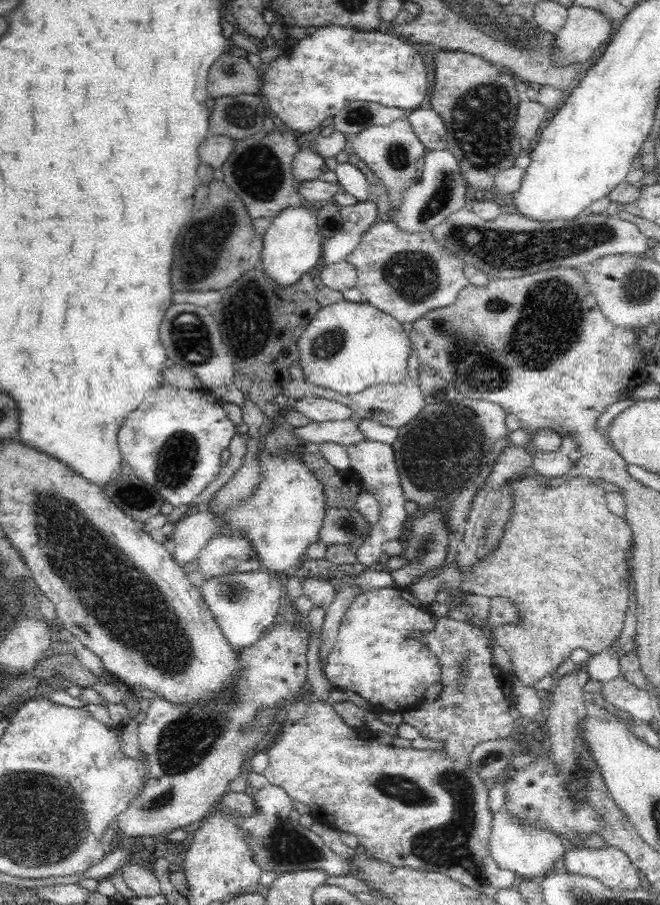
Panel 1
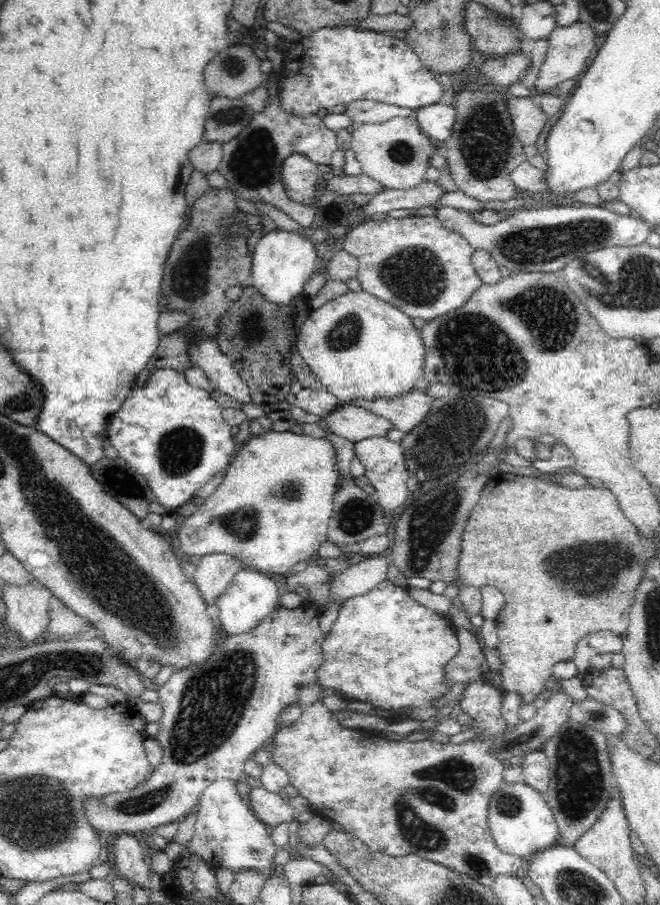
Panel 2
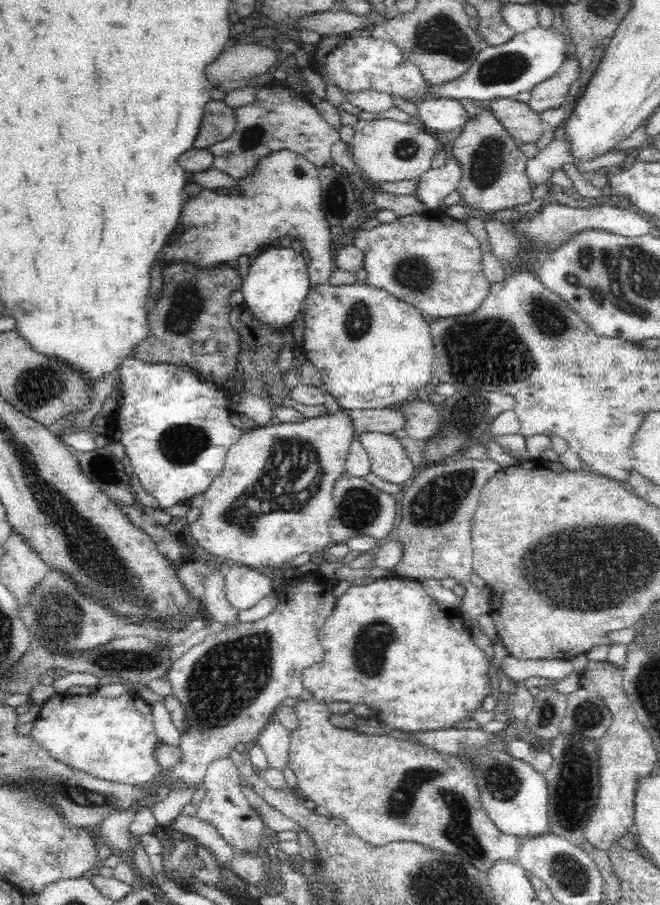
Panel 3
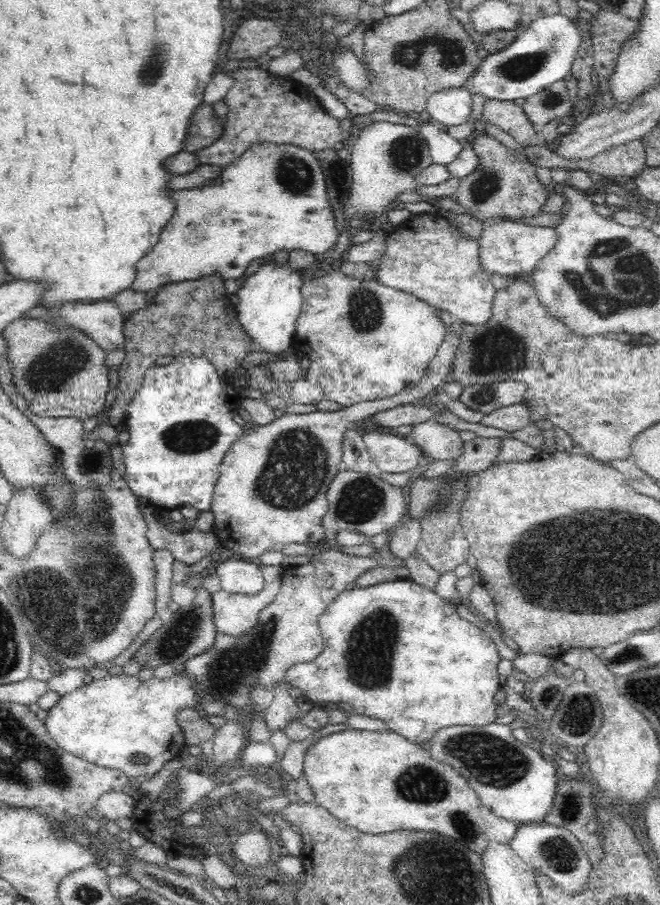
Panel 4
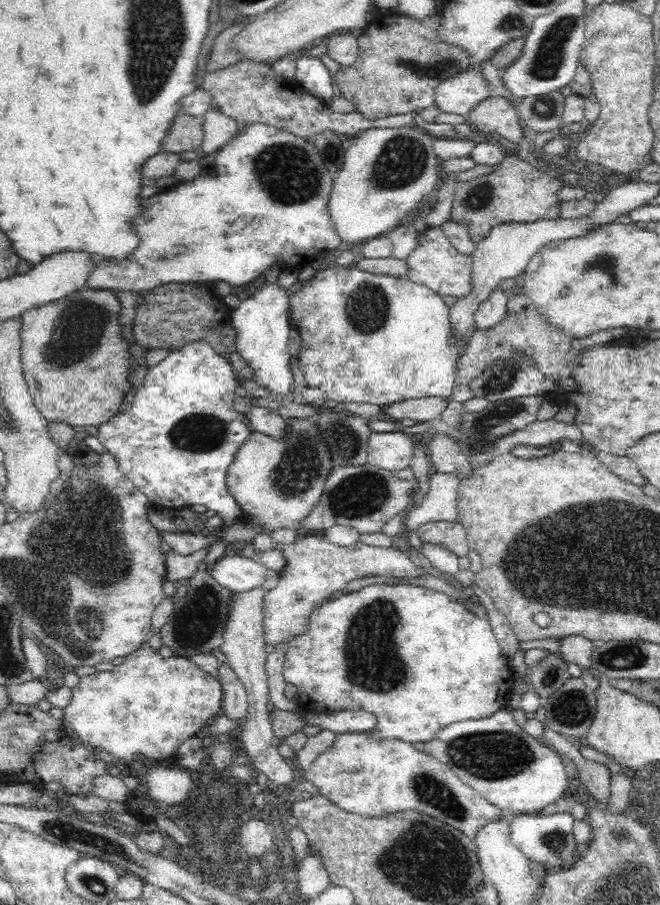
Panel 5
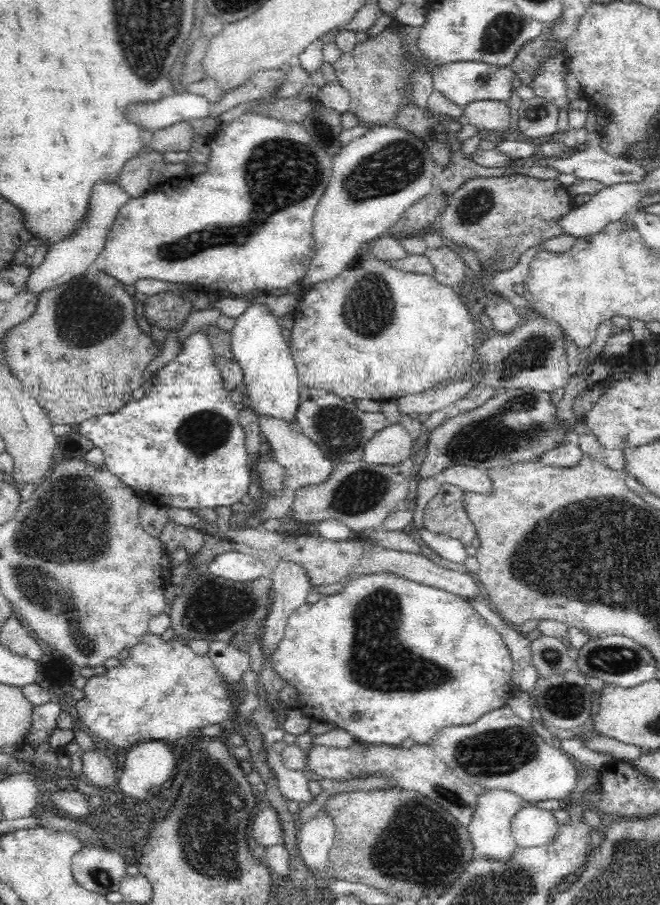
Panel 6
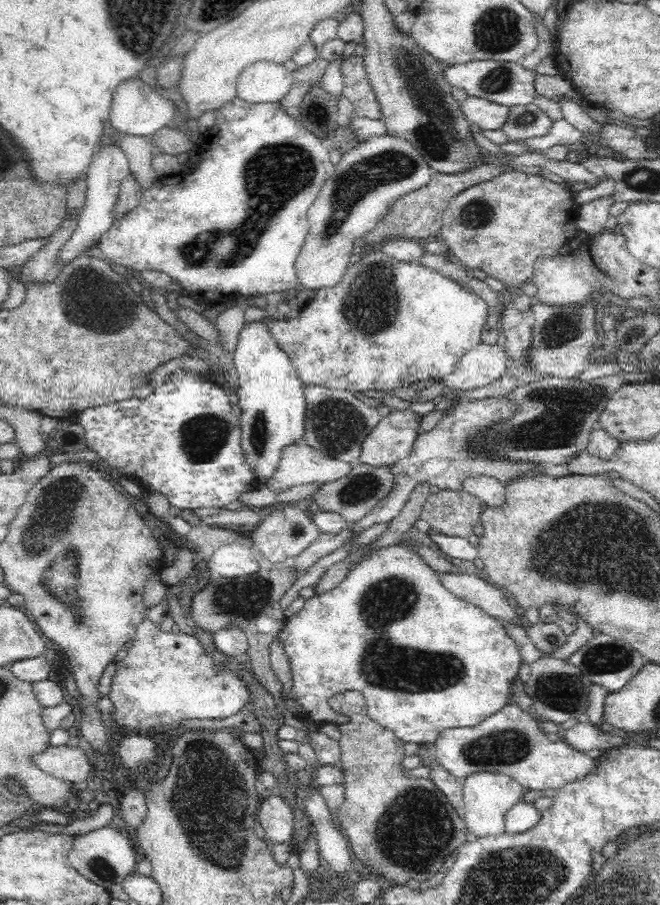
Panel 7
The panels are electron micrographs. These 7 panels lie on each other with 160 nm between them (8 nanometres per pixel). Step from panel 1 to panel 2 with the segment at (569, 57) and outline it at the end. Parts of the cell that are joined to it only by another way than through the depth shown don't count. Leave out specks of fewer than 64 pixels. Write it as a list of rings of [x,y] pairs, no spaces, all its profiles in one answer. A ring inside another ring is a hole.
[[[579,19],[572,24],[557,26],[548,36],[548,50],[545,60],[540,67],[537,81],[535,82],[539,94],[542,92],[553,92],[560,82],[570,81],[574,77],[581,75],[588,62],[588,56],[594,50],[597,34],[589,24],[580,22]]]

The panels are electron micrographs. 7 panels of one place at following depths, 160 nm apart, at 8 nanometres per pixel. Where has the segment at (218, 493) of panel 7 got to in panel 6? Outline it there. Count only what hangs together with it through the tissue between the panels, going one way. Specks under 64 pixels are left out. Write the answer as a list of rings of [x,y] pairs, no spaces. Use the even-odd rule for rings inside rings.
[[[202,333],[192,334],[186,338],[180,352],[165,366],[158,369],[153,377],[152,387],[148,389],[139,400],[127,402],[120,410],[113,413],[94,415],[86,418],[85,421],[76,424],[76,430],[100,448],[104,455],[104,466],[114,474],[118,481],[137,492],[145,501],[152,503],[166,504],[171,508],[183,508],[186,510],[200,510],[200,508],[218,508],[218,506],[230,506],[238,502],[250,488],[251,467],[249,466],[246,449],[244,446],[245,433],[238,421],[239,407],[230,399],[228,391],[224,387],[222,376],[214,363],[214,352],[208,343],[208,339]]]

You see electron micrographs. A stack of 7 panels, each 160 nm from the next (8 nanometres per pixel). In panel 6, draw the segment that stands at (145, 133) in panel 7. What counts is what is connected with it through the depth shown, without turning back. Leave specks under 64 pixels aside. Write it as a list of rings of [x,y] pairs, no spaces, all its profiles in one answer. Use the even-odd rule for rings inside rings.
[[[172,93],[157,101],[134,101],[123,108],[124,118],[141,130],[158,131],[173,124],[210,116],[210,102],[202,95]]]

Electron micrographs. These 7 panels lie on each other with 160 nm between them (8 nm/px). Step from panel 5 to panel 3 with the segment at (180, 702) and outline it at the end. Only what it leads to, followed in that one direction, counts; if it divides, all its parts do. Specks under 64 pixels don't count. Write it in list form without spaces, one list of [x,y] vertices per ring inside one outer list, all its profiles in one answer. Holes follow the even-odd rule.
[[[55,694],[40,705],[40,711],[33,721],[33,736],[41,747],[49,752],[52,759],[78,769],[82,773],[88,773],[108,782],[126,783],[127,785],[146,787],[148,780],[154,782],[161,776],[163,769],[154,760],[154,748],[156,748],[156,734],[154,734],[154,720],[152,720],[152,708],[140,700],[134,694],[122,694],[118,698],[104,698],[90,694],[88,696],[71,696],[67,694]]]

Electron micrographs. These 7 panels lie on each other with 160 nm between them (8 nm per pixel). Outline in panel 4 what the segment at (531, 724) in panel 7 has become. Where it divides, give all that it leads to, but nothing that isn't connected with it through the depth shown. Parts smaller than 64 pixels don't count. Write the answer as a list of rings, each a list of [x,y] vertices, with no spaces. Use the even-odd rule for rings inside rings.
[[[495,723],[482,727],[448,726],[437,730],[429,742],[432,758],[455,768],[470,783],[480,802],[498,818],[517,826],[524,823],[545,823],[557,789],[556,768],[550,762],[546,762],[536,749],[532,750],[522,742],[514,740],[510,727]]]

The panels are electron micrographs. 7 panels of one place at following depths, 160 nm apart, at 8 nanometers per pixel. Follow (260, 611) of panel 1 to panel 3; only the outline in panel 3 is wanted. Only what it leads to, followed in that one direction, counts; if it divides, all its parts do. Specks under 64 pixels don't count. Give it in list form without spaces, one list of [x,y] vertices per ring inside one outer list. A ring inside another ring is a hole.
[[[244,566],[226,569],[226,599],[236,614],[254,607],[273,590],[272,575],[268,572]]]

